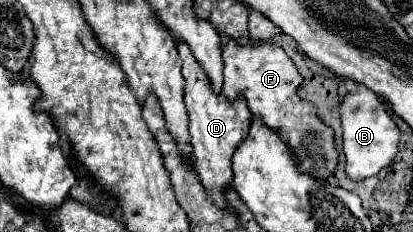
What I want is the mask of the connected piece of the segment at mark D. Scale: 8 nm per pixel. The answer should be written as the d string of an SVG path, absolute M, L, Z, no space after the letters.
M177 42L177 50L179 50L179 58L183 60L185 106L189 114L189 134L191 134L191 146L193 146L193 158L195 158L195 172L199 172L199 178L207 188L207 192L211 194L213 202L217 206L223 206L225 204L223 186L231 184L231 178L233 178L231 156L249 132L251 112L243 96L235 100L227 100L225 96L217 96L211 90L211 82L205 76L205 70L199 68L199 62L195 62L195 56L191 56L191 50L185 42Z

